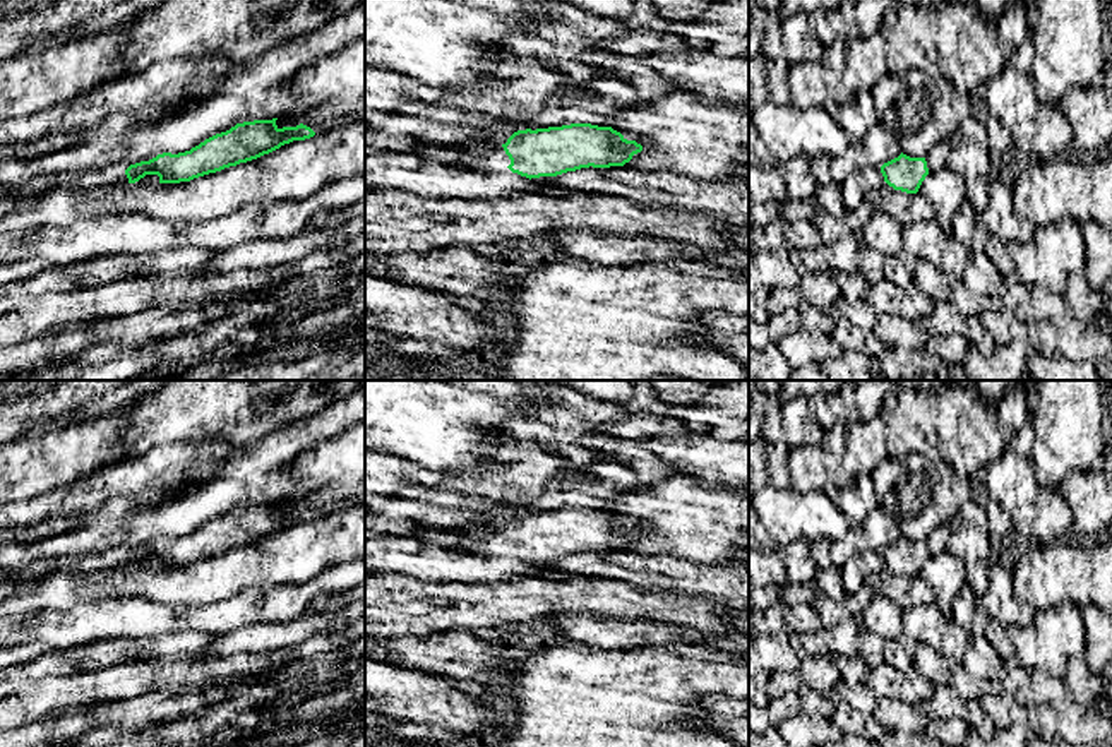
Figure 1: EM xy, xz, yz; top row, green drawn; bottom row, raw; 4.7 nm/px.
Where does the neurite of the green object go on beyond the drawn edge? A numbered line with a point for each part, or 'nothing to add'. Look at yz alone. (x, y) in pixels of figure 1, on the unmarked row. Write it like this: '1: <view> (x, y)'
1: yz (936, 542)

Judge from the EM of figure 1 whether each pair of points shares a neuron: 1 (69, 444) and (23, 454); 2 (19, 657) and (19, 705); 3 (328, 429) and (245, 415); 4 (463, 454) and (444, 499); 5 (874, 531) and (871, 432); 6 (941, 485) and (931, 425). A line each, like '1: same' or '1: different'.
1: same
2: different
3: different
4: different
5: different
6: different

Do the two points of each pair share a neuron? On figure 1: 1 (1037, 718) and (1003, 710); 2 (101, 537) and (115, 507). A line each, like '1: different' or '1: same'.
1: same
2: same

